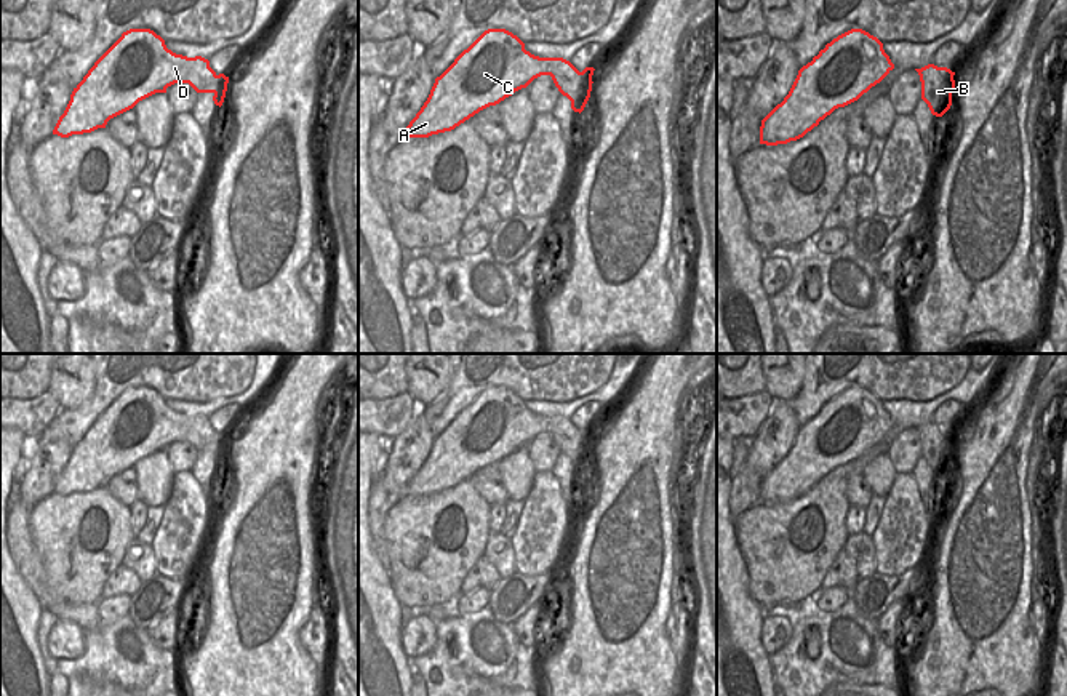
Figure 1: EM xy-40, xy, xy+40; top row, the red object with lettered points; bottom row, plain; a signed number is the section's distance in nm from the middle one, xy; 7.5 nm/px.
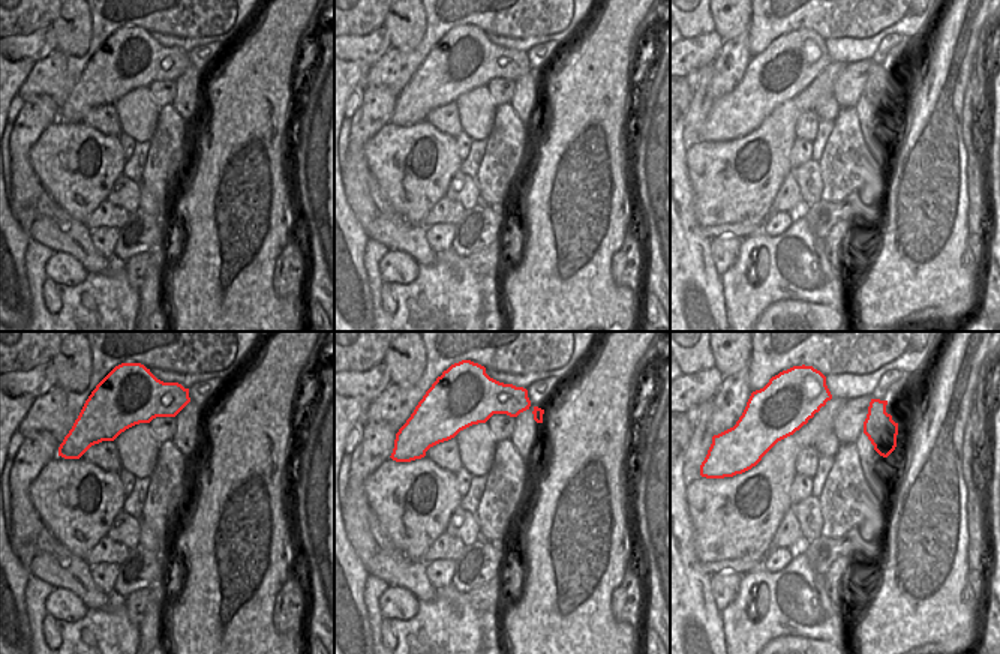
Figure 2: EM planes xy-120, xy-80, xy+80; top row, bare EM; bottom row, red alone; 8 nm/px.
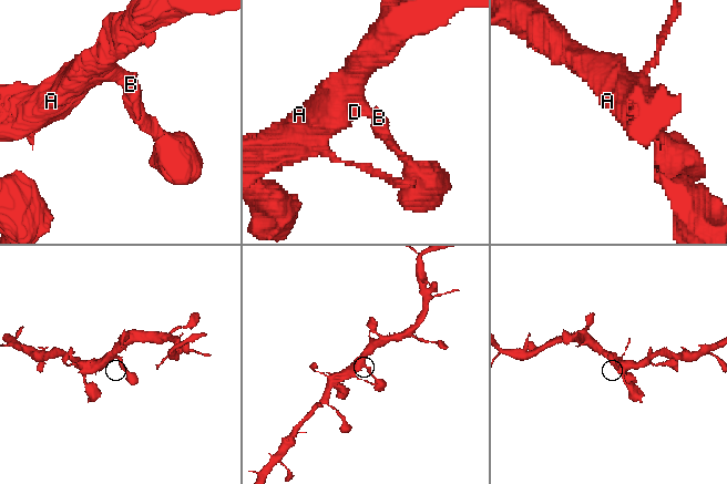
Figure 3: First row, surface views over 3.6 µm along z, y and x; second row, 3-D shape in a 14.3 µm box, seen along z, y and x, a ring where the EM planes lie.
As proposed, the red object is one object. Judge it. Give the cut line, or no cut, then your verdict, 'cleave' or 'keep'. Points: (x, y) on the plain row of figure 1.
cut none; keep

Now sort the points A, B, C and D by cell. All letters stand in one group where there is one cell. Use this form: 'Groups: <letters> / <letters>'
Groups: A B C D

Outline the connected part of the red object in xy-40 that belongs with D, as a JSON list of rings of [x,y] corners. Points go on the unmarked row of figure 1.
[[[130,387],[74,446],[53,493],[69,496],[106,486],[110,477],[155,451],[166,451],[174,442],[189,442],[197,451],[213,451],[214,462],[221,466],[229,435],[218,434],[202,414],[173,411],[150,387]]]

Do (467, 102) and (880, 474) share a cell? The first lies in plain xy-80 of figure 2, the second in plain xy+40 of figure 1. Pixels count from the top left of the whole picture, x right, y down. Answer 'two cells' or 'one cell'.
one cell

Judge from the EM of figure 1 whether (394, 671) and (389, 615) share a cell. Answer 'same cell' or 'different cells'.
same cell

